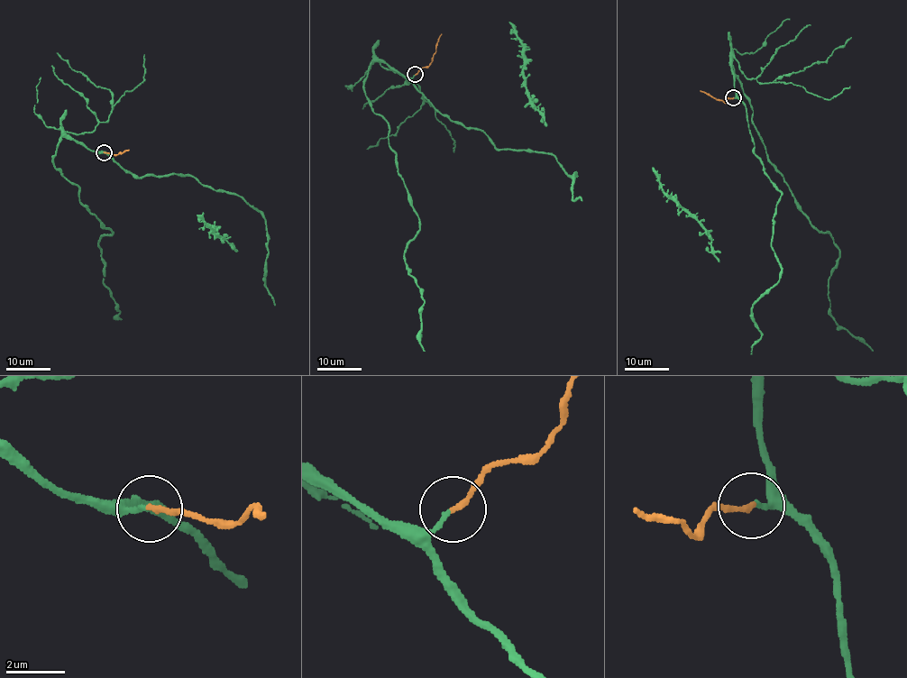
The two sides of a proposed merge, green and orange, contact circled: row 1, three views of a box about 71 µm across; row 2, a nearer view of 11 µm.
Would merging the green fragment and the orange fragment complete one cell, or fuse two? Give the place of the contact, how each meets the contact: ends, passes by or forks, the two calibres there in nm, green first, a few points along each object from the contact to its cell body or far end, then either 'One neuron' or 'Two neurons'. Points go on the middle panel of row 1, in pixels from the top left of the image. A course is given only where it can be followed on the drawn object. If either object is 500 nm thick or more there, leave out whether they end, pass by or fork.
Place: (415, 74). At the ring green ends. At the ring orange ends. Thickness 140 nm (green) against 170 nm. Course of green: (415, 75), (374, 61), (363, 91), (388, 124), (419, 220), (404, 256), (424, 305), (424, 351). Course of orange: (416, 75), (430, 63), (442, 34). One neuron

